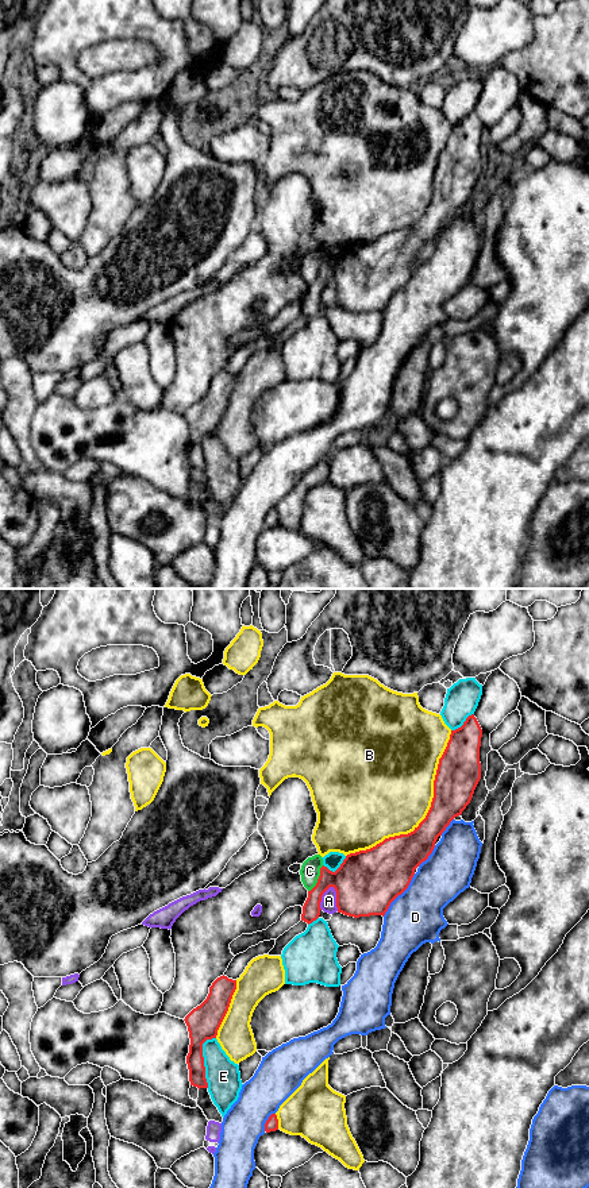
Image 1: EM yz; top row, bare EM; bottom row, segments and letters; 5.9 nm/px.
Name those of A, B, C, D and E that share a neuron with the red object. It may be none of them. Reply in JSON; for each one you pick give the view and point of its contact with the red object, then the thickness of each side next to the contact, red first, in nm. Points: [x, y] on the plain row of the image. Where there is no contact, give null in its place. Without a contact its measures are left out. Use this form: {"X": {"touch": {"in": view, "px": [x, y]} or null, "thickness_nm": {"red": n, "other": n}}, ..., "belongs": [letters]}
{"belongs": []}

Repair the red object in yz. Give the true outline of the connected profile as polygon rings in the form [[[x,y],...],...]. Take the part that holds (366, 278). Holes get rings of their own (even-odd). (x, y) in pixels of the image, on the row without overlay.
[[[474,109],[469,111],[461,123],[451,126],[447,142],[439,154],[434,193],[426,213],[408,230],[389,232],[370,244],[347,250],[335,267],[323,261],[316,281],[308,286],[301,316],[309,320],[319,313],[322,292],[330,282],[336,286],[338,308],[354,313],[385,310],[390,298],[408,284],[415,265],[432,248],[438,232],[470,198],[481,174],[481,132],[482,124]]]

